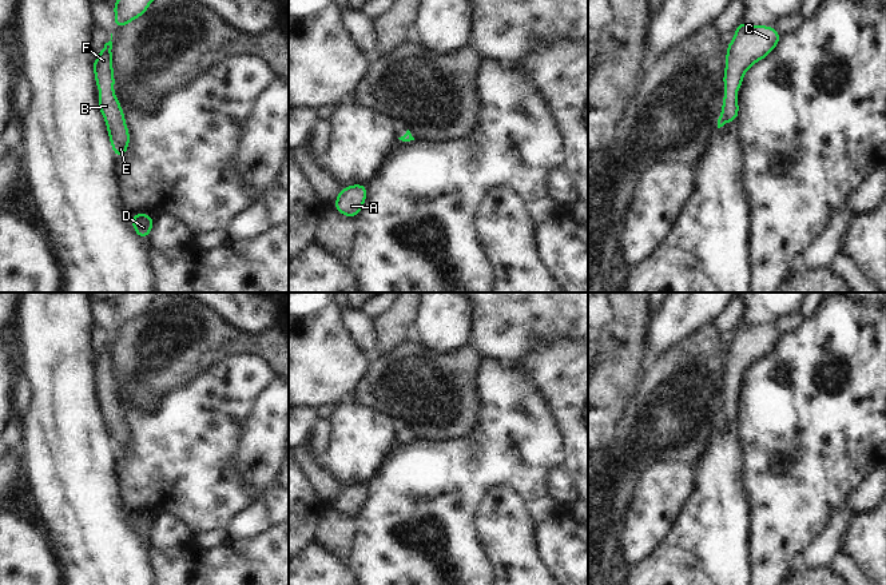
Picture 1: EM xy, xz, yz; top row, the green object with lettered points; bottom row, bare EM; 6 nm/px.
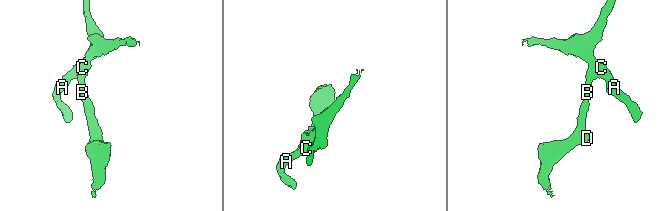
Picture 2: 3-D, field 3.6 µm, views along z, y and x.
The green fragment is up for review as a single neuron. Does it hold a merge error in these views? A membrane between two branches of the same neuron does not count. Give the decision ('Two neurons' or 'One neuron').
One neuron

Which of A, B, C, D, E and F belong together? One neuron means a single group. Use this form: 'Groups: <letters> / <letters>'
Groups: A B C D E F

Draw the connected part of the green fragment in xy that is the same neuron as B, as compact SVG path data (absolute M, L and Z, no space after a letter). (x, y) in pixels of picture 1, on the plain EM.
M112 341L104 343L100 355L94 359L94 373L96 375L96 387L103 393L99 395L99 407L107 421L110 442L119 457L127 451L130 433L124 422L124 411L119 405L116 394L112 391L115 378L112 374Z

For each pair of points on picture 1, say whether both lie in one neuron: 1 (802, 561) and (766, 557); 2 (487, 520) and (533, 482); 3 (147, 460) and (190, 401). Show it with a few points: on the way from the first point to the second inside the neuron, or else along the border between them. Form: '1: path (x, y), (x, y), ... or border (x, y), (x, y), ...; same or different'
1: border (814, 538), (794, 557), (786, 570); different
2: border (488, 490), (511, 486), (533, 522); different
3: path (162, 445), (190, 416); same

